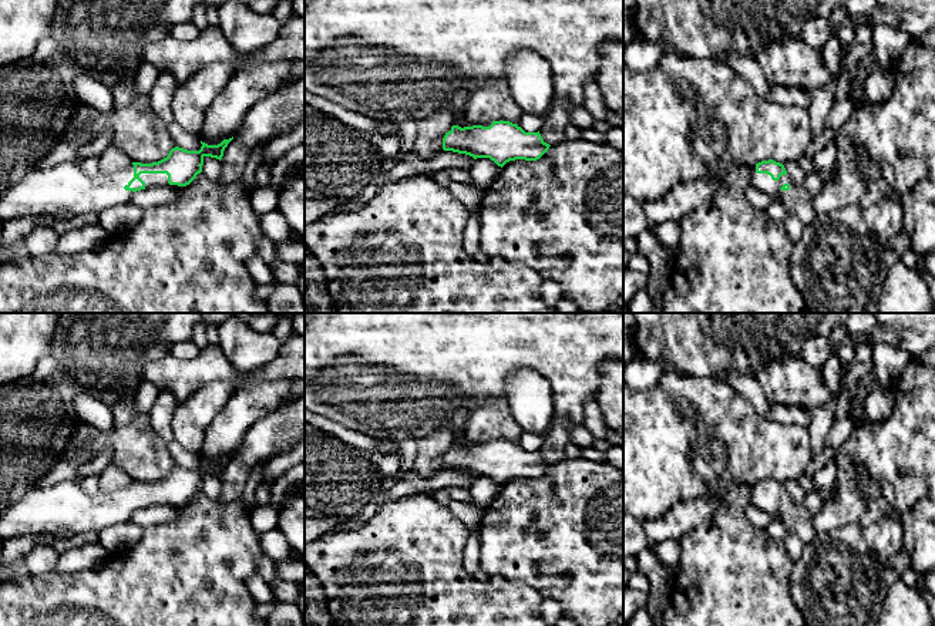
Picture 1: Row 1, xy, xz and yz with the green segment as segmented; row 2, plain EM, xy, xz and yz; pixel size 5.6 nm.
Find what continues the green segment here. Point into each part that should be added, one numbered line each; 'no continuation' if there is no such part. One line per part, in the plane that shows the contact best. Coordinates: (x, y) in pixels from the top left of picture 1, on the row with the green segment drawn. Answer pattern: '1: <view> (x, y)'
1: xy (151, 179)

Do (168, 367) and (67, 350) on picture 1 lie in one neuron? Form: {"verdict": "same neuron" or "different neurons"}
{"verdict": "different neurons"}

